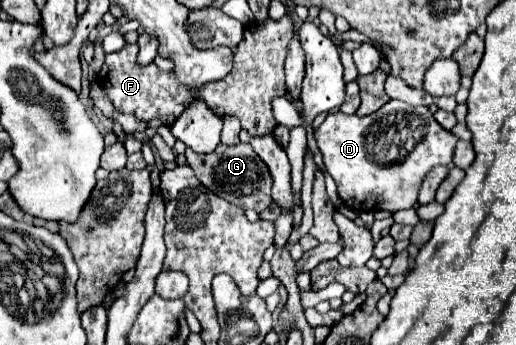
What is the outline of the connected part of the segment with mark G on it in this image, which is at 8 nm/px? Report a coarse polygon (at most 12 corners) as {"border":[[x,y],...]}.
{"border":[[249,144],[187,148],[213,194],[257,214],[273,204],[269,168]]}

